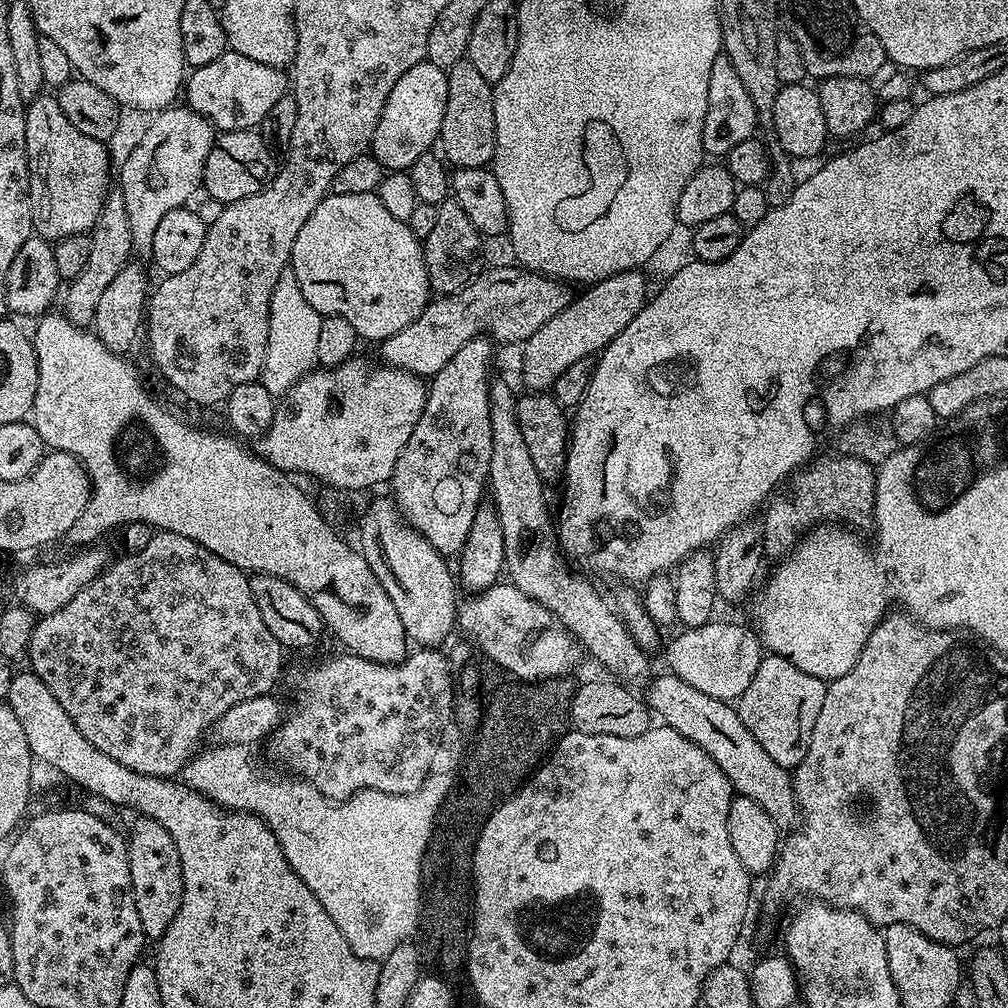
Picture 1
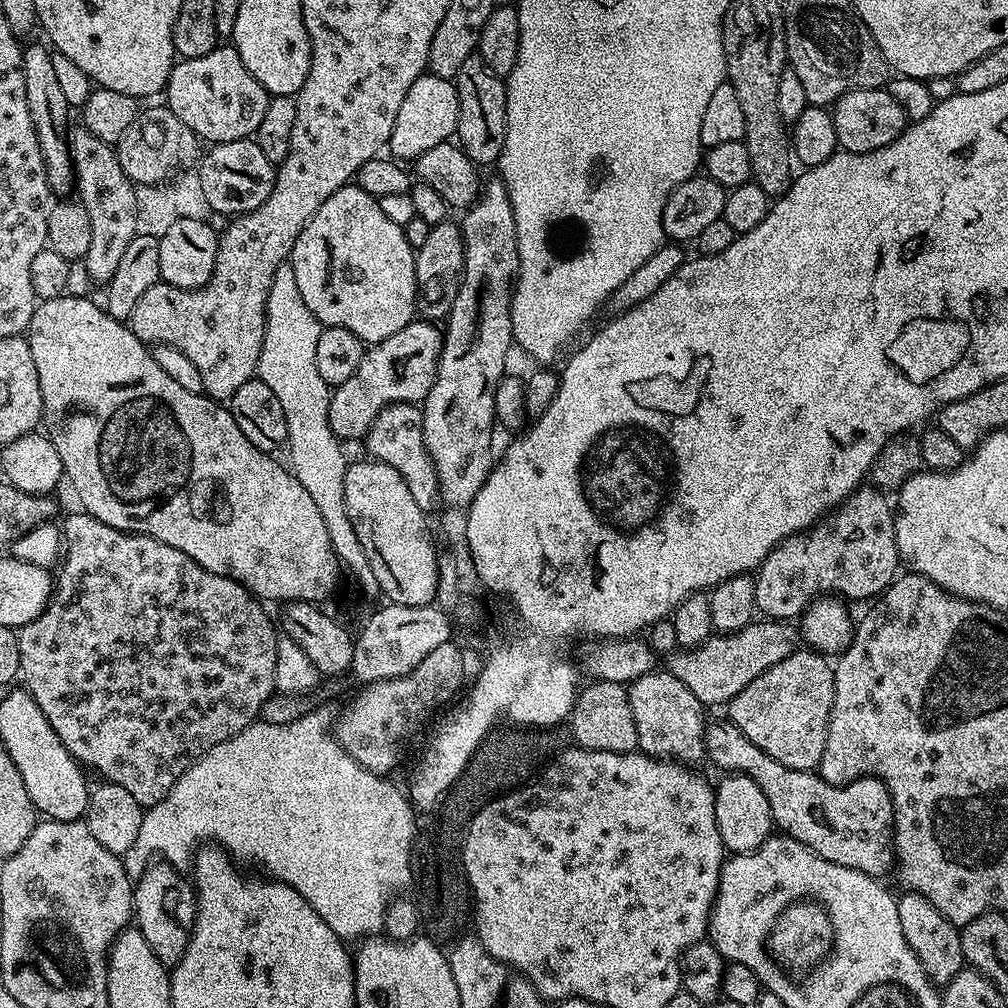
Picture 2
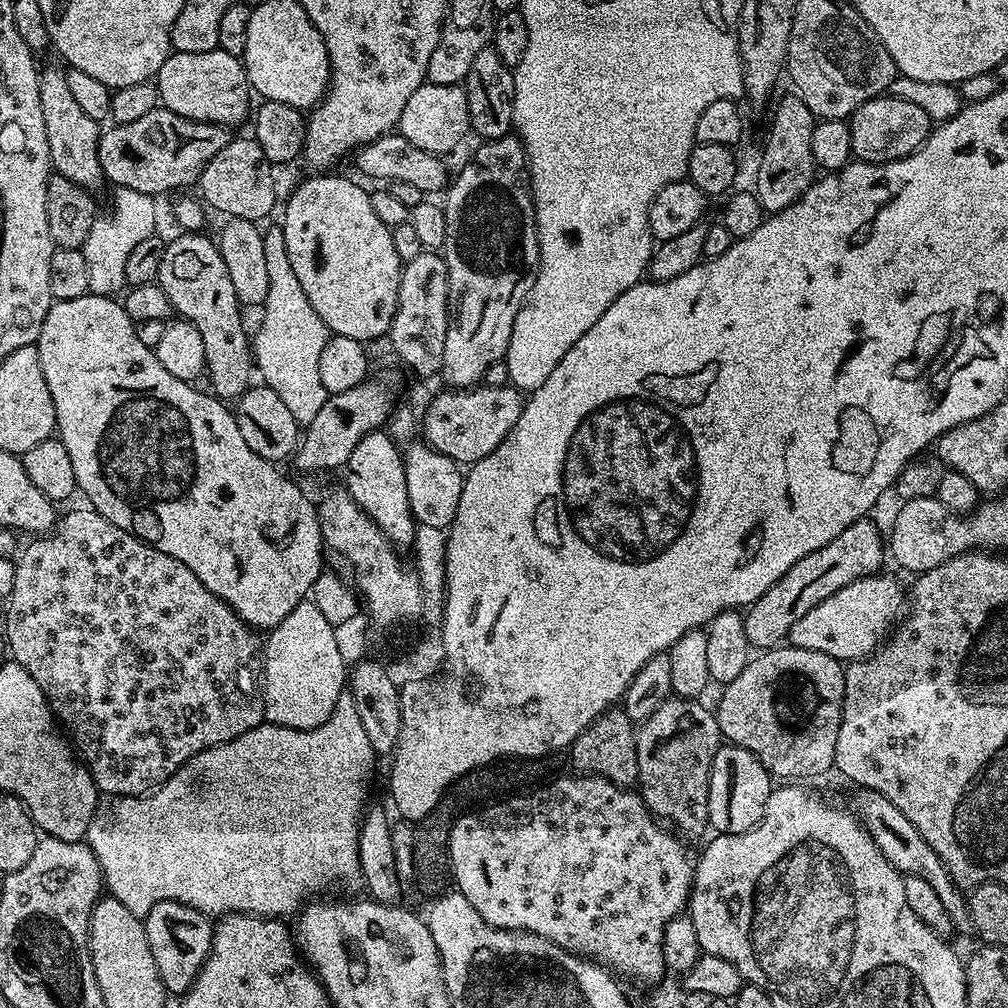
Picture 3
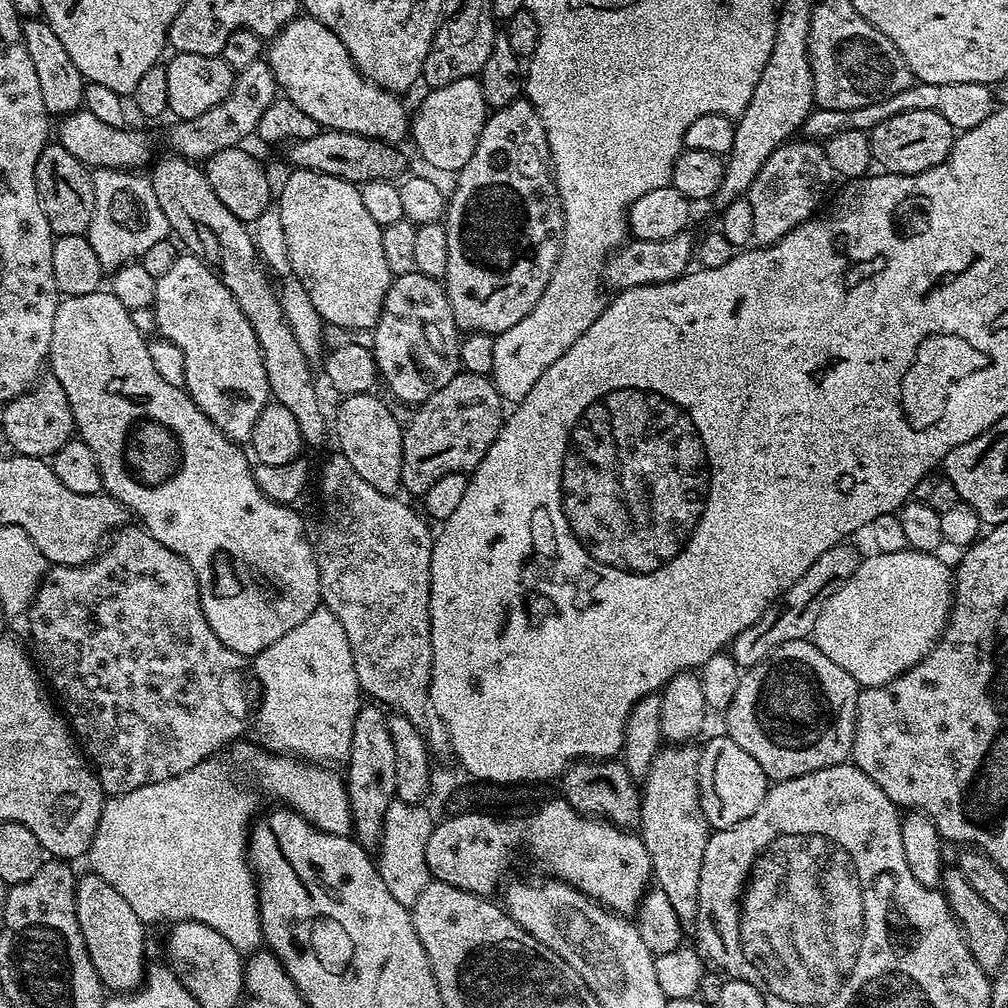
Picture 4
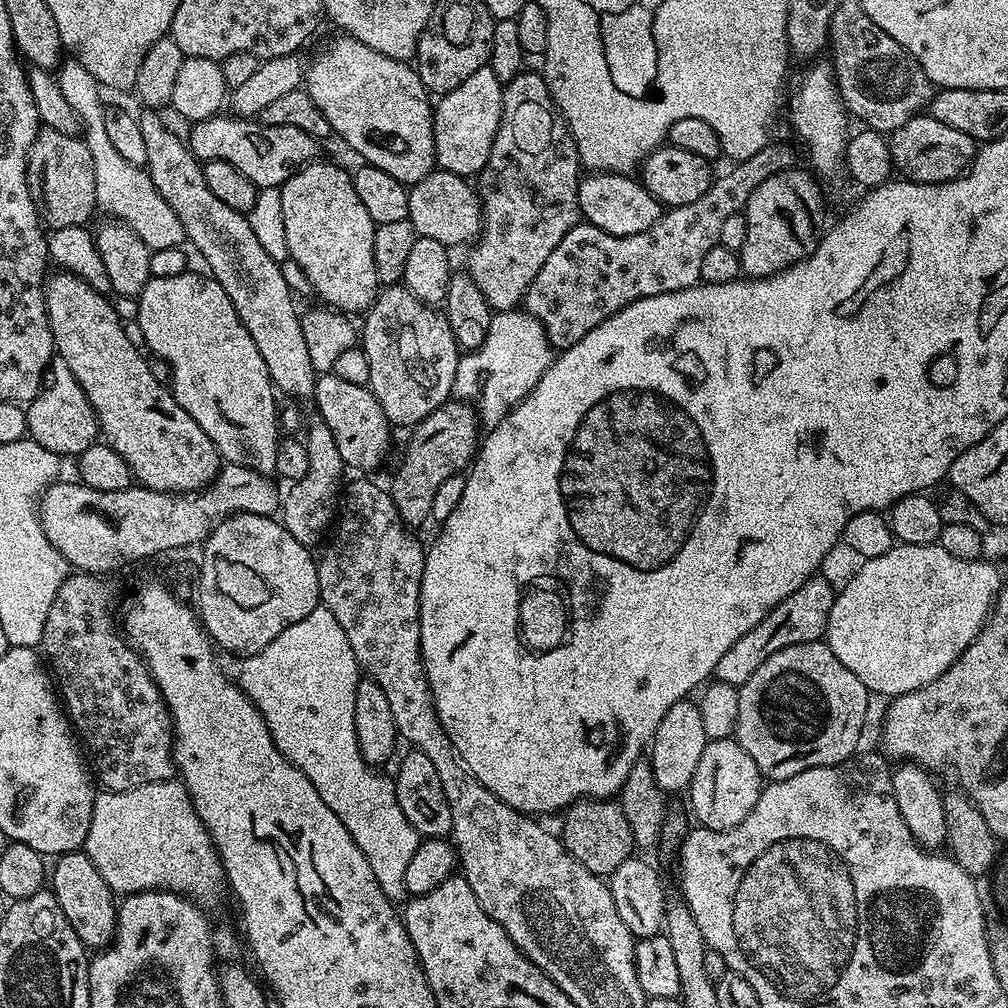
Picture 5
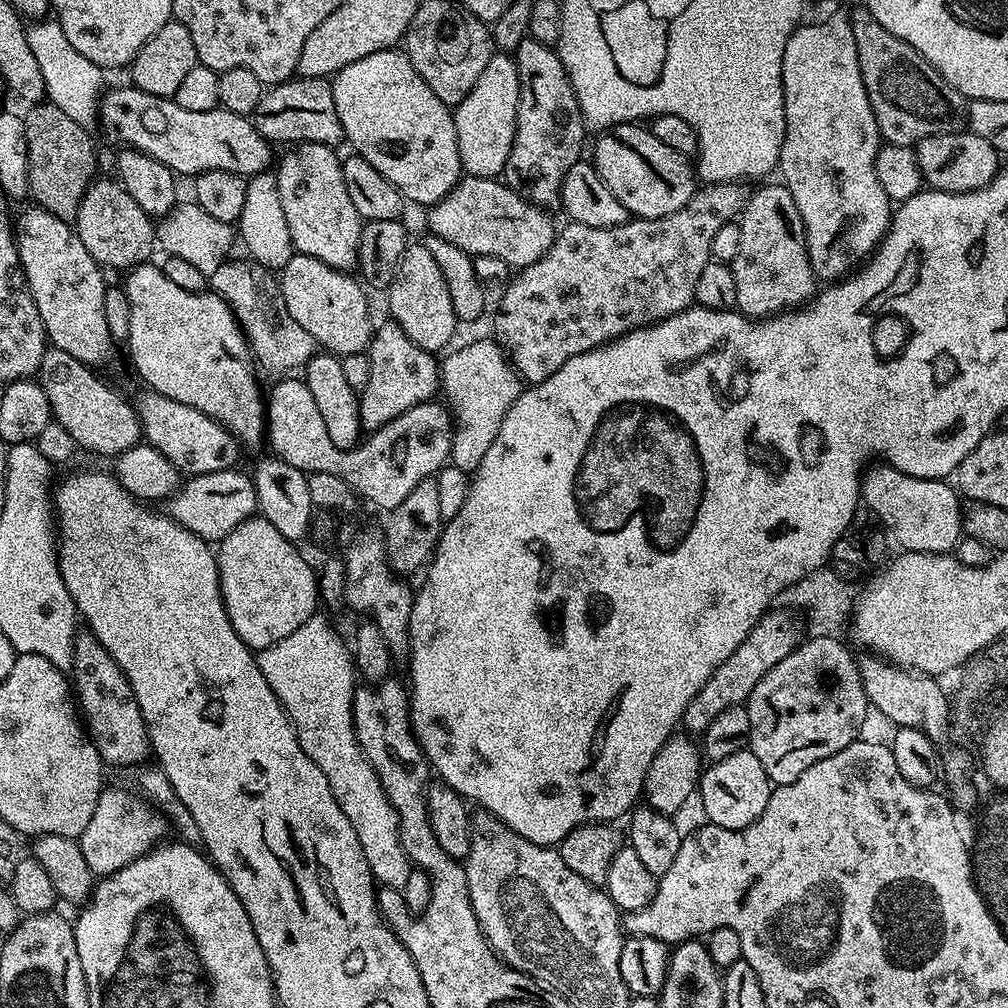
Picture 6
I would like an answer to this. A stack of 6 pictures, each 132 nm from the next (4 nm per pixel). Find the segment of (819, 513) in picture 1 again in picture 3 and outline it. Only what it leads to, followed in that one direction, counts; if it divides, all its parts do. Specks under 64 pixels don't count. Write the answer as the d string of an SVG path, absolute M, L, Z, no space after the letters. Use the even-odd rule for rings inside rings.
M865 518L846 526L834 542L826 542L822 550L814 550L814 554L806 554L806 558L794 562L762 598L748 605L743 618L746 638L753 649L777 647L787 637L790 626L794 626L806 610L814 610L818 602L826 602L826 598L838 594L842 586L850 586L850 582L861 580L863 576L875 576L883 569L880 567L884 564L884 540L870 521Z

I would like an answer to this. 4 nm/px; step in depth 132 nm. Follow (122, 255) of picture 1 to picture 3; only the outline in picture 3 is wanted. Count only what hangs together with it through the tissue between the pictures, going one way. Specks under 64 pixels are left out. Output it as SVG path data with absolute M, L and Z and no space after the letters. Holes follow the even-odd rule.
M59 63L56 64L48 64L45 68L43 65L39 69L38 82L38 102L42 102L42 122L46 122L46 142L50 146L52 167L70 182L97 190L106 184L98 156L102 128L97 120L85 114L78 102L74 102L70 85L66 82L67 71Z

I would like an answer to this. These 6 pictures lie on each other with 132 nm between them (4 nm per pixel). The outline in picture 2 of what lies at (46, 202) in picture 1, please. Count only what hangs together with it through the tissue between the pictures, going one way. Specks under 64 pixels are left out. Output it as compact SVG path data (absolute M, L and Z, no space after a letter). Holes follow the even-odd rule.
M43 43L32 44L22 52L22 74L26 82L26 106L30 106L30 122L34 122L34 134L42 150L42 162L46 166L48 187L57 197L64 198L73 191L76 171L72 169L72 155L68 149L70 109L57 81L52 52Z

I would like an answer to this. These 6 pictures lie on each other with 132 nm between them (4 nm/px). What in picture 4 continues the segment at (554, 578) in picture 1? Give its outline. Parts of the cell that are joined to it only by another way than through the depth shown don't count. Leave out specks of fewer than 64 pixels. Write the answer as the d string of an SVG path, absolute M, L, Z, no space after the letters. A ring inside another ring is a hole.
M695 743L664 746L656 753L650 774L642 782L638 835L646 846L646 854L650 854L655 887L660 888L672 903L681 928L695 929L698 918L698 882L702 878L702 858L706 858L710 835L708 819L700 805L700 748Z

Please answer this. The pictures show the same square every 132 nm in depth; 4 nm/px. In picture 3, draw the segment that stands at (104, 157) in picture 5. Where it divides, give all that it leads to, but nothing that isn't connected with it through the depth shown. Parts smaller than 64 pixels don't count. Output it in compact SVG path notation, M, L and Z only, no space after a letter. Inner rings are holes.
M113 187L111 191L112 216L97 215L82 249L86 258L86 270L90 274L88 291L93 296L115 297L125 291L128 284L126 262L130 258L130 253L134 246L139 246L141 242L146 242L146 238L153 236L158 228L156 225L158 206L153 197L138 194L138 190L125 188Z

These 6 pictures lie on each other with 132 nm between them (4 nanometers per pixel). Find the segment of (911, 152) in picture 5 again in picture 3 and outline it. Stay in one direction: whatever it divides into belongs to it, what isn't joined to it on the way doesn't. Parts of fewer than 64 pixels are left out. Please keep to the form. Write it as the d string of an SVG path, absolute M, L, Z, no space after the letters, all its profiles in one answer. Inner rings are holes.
M875 96L868 100L858 110L852 113L848 129L852 154L856 160L865 160L867 164L885 164L909 156L924 144L929 132L932 131L934 122L921 110L914 106L914 102L899 100L896 96Z

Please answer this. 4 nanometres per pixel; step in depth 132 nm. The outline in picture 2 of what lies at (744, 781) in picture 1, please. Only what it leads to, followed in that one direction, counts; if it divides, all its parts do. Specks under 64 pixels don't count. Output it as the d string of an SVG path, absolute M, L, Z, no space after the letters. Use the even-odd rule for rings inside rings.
M721 718L707 725L704 729L704 746L706 749L707 759L713 760L724 774L743 774L751 778L754 782L758 782L758 790L762 790L762 794L766 794L766 802L770 802L770 810L772 811L772 818L775 827L781 833L790 838L794 838L798 842L802 842L808 847L811 852L818 854L822 858L826 858L826 862L834 862L838 866L846 866L853 868L859 872L864 872L867 876L875 876L877 878L884 878L888 871L893 871L894 868L894 809L892 806L892 799L888 793L888 787L878 779L877 776L861 776L859 780L852 780L848 784L831 784L826 782L815 771L807 772L806 770L794 770L790 766L782 766L782 762L778 762L774 758L770 758L770 754L766 754L758 746L754 746L754 742L750 742L750 738L746 738L746 734L742 734L742 730L738 730L738 726L734 726L731 720Z

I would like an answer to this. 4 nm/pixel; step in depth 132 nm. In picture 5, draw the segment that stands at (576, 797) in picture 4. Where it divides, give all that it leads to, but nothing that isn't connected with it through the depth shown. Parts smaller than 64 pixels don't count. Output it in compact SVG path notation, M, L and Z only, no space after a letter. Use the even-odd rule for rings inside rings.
M615 799L577 800L575 804L568 805L563 816L564 848L595 876L611 877L612 872L618 870L618 866L622 866L622 862L626 862L628 857L633 855L634 845L630 825L626 823L626 814L622 814L622 806Z

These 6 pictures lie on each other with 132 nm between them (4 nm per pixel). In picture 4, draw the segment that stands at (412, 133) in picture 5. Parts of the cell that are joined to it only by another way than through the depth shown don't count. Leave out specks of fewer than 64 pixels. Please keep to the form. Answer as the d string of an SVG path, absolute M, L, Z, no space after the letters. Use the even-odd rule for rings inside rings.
M297 15L296 19L291 20L287 26L271 37L266 48L266 59L283 99L294 102L298 110L310 114L310 118L314 118L314 122L318 122L321 129L362 134L393 146L399 145L401 143L399 140L409 135L410 112L409 109L404 109L404 104L400 101L403 99L393 92L387 92L384 88L378 88L369 83L357 71L346 46L342 46L338 34L322 26L322 22L318 22L313 16Z

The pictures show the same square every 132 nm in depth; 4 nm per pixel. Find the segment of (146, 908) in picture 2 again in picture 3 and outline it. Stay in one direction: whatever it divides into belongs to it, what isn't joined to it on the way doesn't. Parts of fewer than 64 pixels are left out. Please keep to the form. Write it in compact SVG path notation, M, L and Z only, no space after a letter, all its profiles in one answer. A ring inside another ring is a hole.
M173 900L158 902L150 910L150 914L146 914L142 919L146 930L146 942L150 942L150 954L154 954L154 966L158 966L158 974L164 983L165 992L187 992L210 954L213 921L203 912Z

